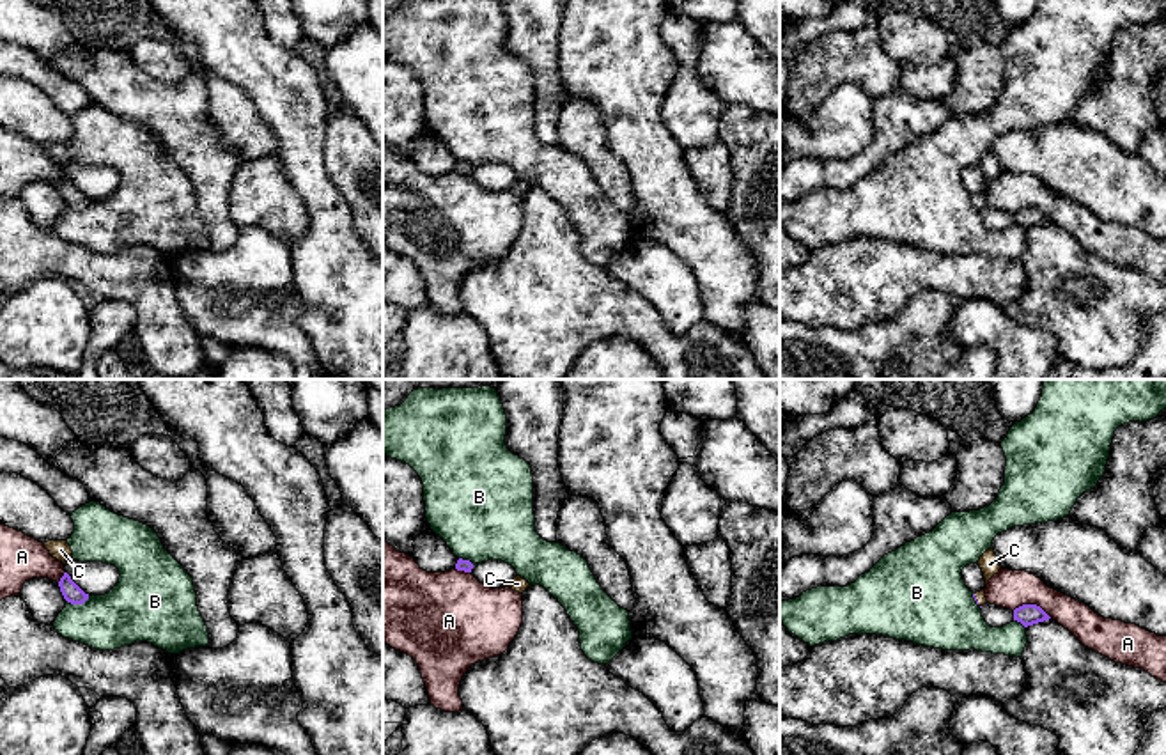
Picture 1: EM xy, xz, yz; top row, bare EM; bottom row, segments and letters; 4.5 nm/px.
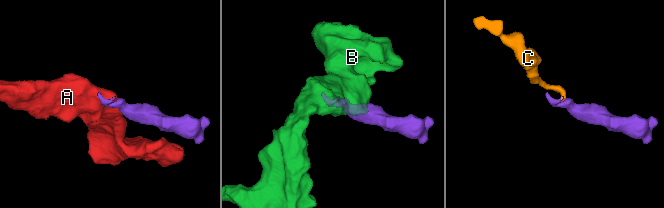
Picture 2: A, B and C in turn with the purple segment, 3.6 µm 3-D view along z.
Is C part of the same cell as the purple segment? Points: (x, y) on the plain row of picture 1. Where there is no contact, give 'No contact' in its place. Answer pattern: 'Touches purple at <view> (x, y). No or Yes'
Touches purple at yz (977, 204). Yes

